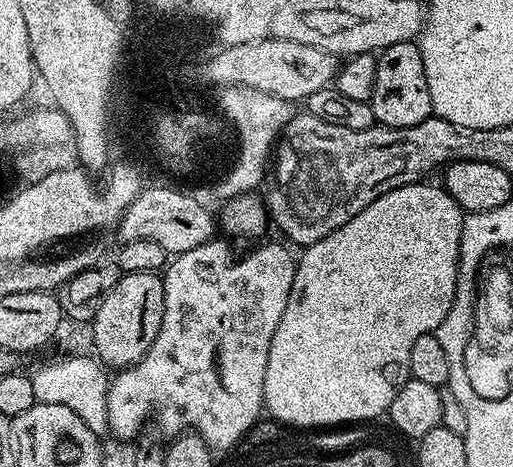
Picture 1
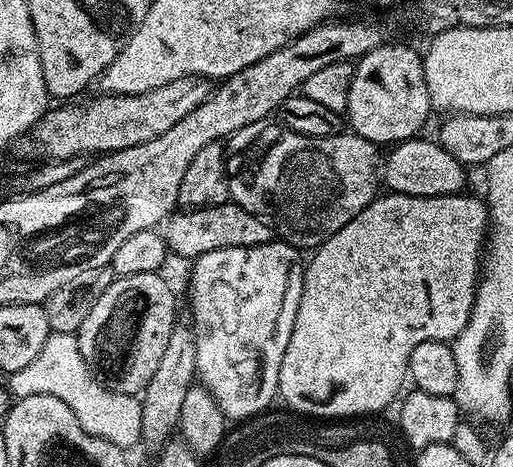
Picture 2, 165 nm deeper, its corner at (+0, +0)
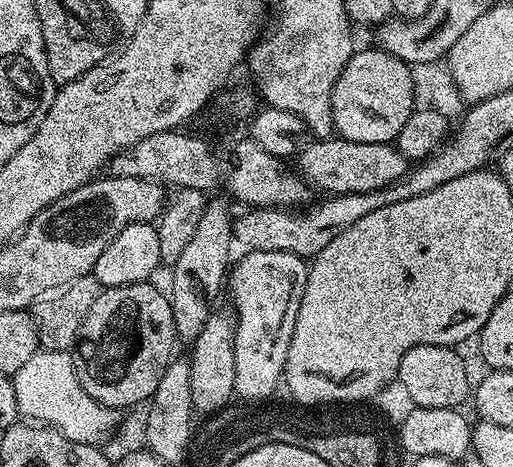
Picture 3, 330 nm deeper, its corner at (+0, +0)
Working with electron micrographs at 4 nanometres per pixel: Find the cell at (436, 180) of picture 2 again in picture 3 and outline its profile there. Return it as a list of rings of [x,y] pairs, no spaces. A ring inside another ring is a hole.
[[[343,138],[313,139],[305,143],[295,157],[294,164],[313,189],[321,188],[324,194],[334,196],[378,190],[401,180],[410,167],[409,160],[392,144],[350,142]]]

